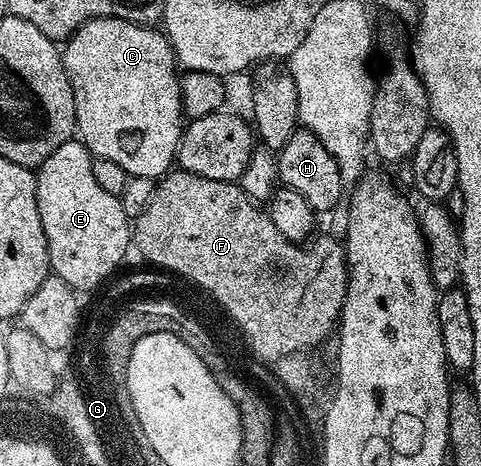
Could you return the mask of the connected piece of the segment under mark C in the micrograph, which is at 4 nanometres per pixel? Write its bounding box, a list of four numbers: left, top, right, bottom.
[62,19,186,181]

